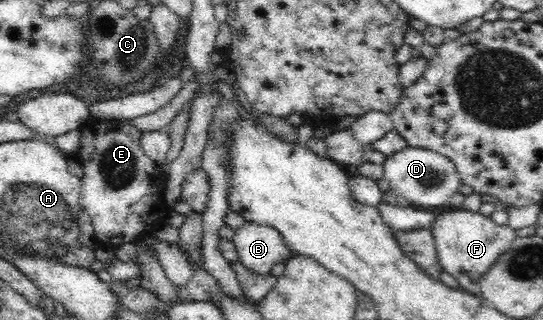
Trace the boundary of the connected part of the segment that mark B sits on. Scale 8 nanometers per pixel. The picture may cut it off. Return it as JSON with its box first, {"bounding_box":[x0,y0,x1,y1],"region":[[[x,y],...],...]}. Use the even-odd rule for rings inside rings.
{"bounding_box":[232,222,291,275],"region":[[[245,222],[234,231],[232,242],[238,261],[256,275],[269,275],[274,265],[291,258],[279,232],[266,225]]]}

